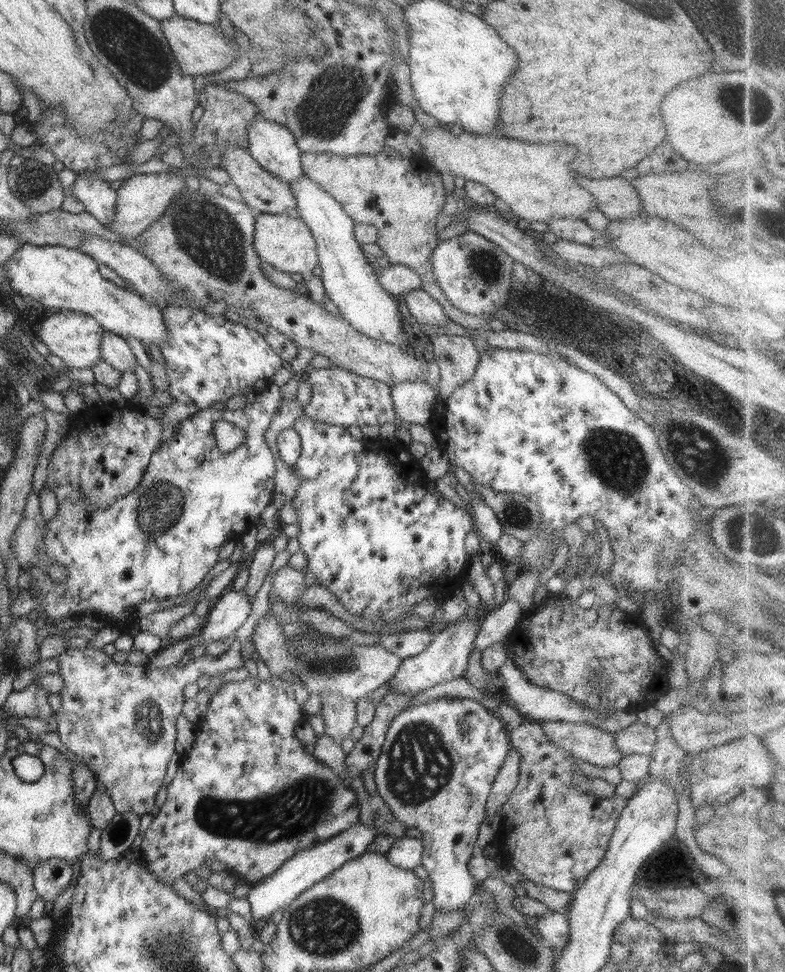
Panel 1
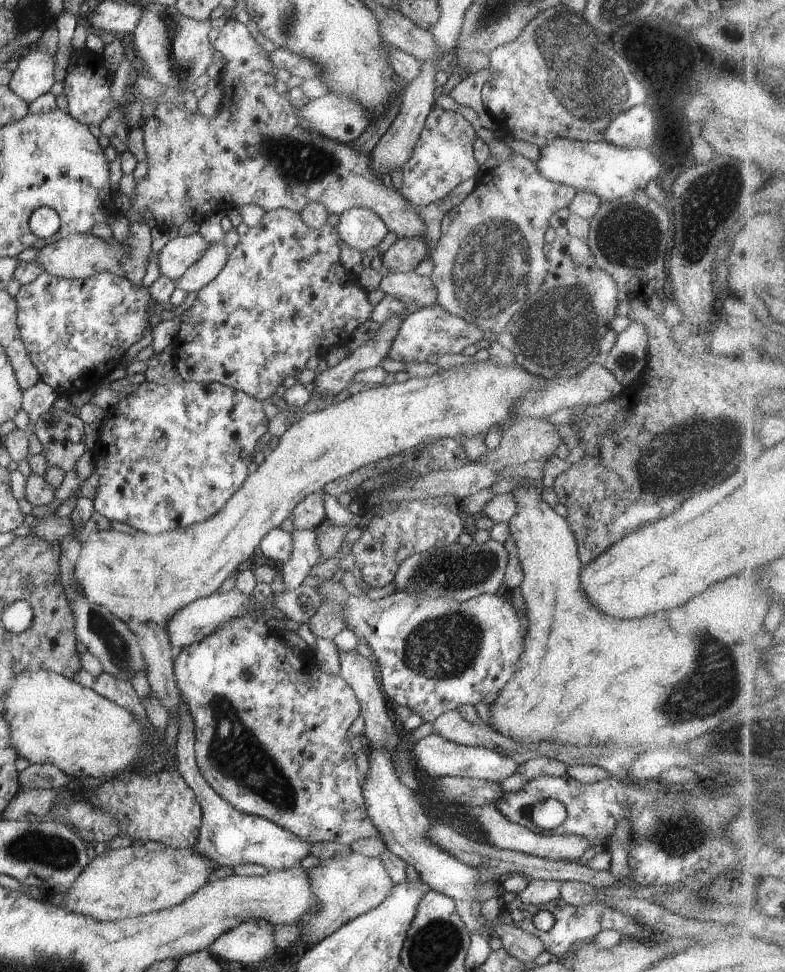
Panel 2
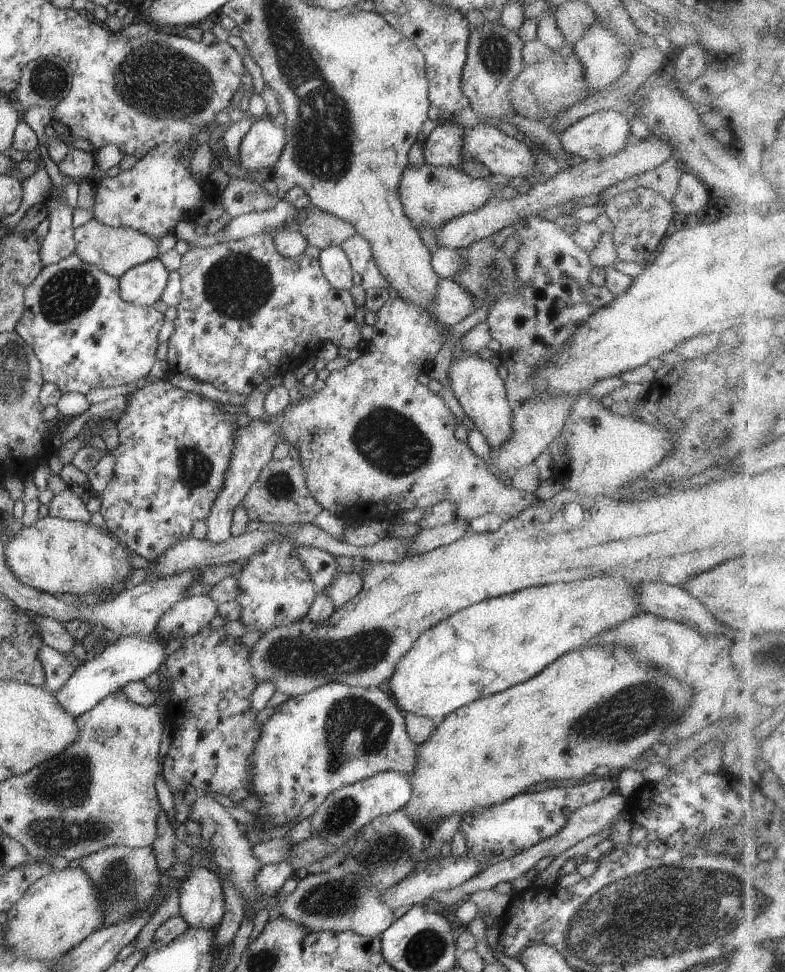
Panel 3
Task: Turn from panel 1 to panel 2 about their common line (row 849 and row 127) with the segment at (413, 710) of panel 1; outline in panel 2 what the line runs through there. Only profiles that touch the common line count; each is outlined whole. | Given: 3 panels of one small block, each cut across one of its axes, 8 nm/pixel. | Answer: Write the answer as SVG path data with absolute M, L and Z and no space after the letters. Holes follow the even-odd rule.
M435 106L429 112L410 160L402 168L404 184L399 193L413 206L426 206L442 200L448 192L469 178L477 177L480 166L474 158L474 126L459 111Z

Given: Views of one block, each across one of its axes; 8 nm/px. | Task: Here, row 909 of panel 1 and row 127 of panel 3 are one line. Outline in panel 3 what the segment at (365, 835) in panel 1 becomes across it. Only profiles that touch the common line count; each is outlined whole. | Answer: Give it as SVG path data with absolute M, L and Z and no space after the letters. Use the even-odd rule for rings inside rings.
M268 118L255 119L233 160L246 170L273 168L286 146L286 130Z

